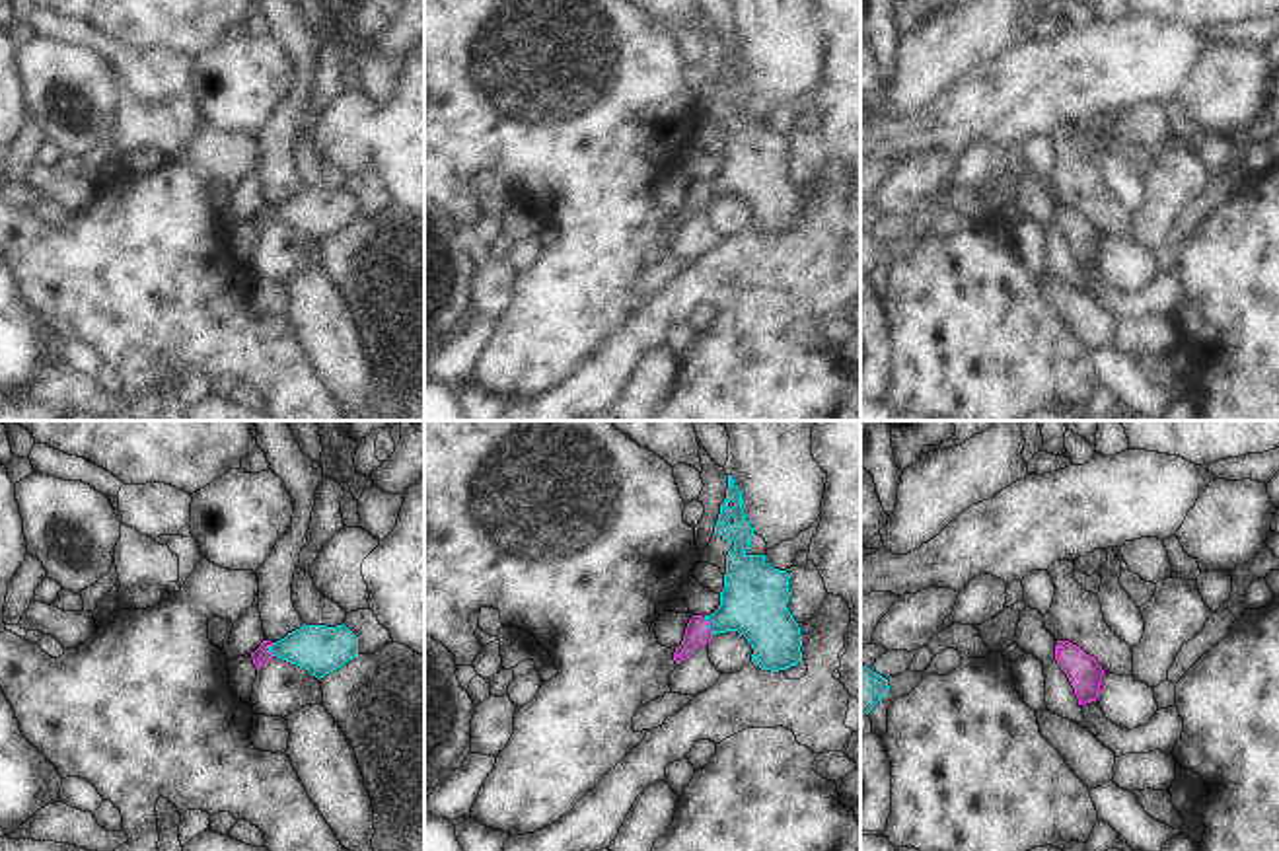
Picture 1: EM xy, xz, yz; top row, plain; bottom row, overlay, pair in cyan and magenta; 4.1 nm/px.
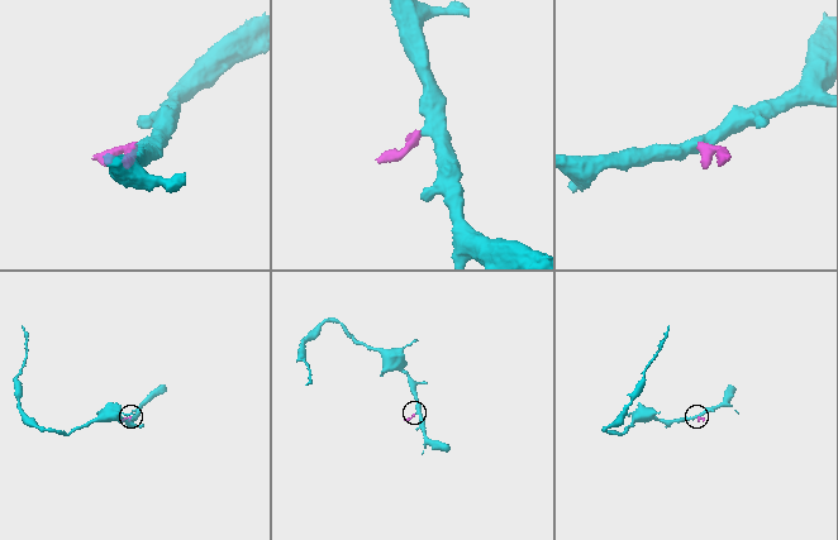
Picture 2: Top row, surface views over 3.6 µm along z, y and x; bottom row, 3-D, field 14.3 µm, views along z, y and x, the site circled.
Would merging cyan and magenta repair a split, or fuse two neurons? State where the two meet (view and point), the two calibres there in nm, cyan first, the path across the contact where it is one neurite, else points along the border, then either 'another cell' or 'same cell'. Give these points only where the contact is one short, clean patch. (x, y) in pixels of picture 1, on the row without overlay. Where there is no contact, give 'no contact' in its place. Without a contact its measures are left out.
contact xz (707, 187); calibres 280 and 100 nm; way xz (754, 164), (721, 185), (707, 187), (697, 195); same cell

